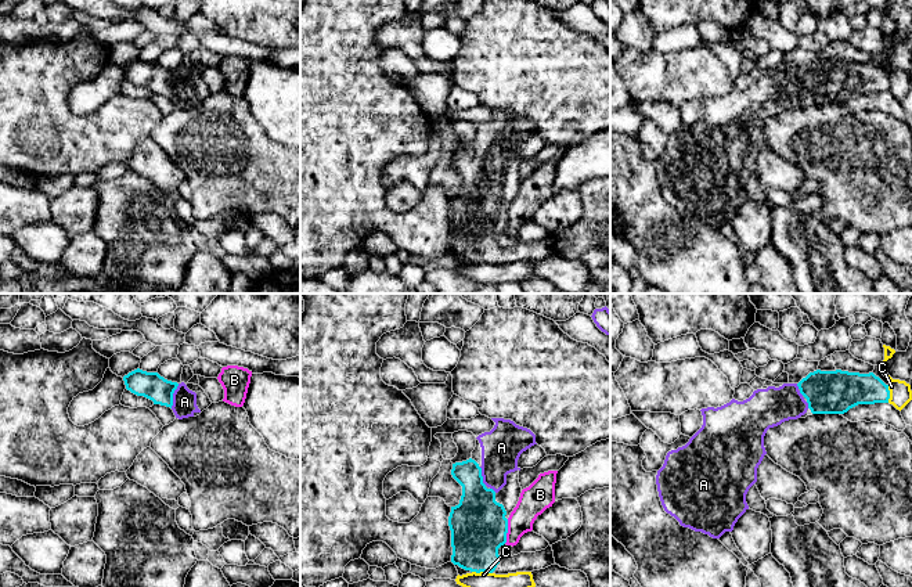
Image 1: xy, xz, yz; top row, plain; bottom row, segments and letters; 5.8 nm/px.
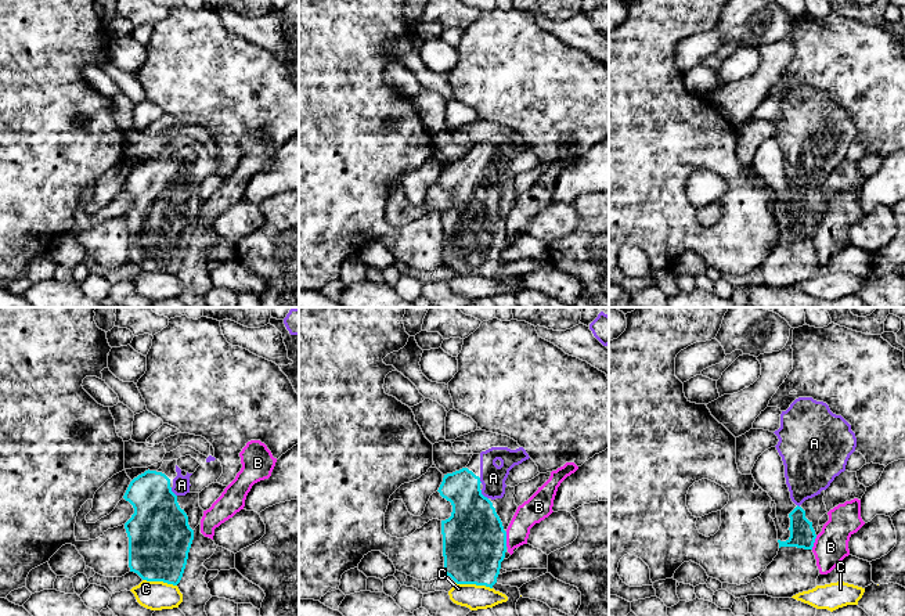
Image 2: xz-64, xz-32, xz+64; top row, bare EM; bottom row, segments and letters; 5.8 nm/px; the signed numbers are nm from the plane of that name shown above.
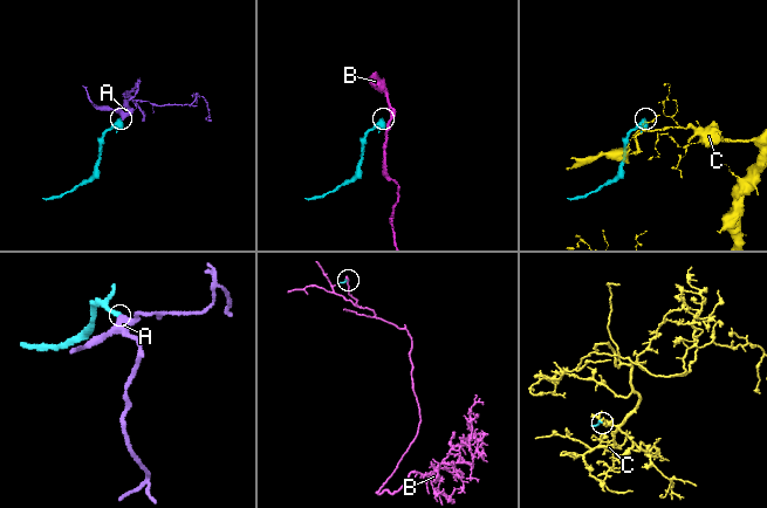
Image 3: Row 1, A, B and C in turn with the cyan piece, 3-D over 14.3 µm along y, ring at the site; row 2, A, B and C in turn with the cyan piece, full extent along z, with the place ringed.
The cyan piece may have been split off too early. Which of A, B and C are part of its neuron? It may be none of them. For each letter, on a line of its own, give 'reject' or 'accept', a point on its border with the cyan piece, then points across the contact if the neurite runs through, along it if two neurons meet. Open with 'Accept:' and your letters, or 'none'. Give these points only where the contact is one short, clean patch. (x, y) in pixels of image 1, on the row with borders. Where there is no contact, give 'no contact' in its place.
Accept: A
A: accept; meets cyan in xy at (172, 396); runs through xy (151, 385), (172, 396), (184, 402)
B: reject; meets cyan in xz at (507, 532); border along xz (508, 519), (507, 540), (504, 543)
C: reject; meets cyan in xz at (482, 571); border along xz (472, 571), (491, 573)

